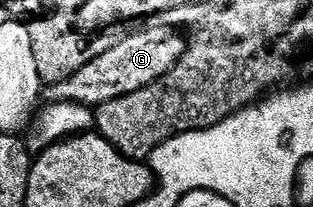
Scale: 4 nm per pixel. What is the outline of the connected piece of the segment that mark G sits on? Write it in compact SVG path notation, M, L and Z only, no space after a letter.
M148 28L136 32L97 59L92 59L86 67L69 74L66 80L47 86L44 91L45 100L49 104L75 102L95 109L102 103L124 98L165 77L181 61L186 45L187 38L172 28Z

